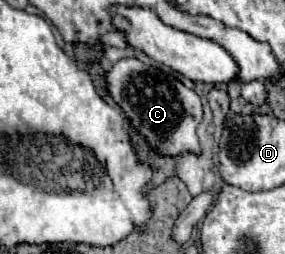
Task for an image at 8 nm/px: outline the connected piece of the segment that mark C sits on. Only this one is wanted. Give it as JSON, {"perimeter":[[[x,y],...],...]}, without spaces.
{"perimeter":[[[124,58],[112,66],[106,74],[106,82],[116,104],[126,112],[132,126],[146,136],[158,154],[178,156],[184,152],[200,152],[196,126],[202,120],[202,102],[200,96],[186,88],[178,78],[168,76],[138,58]]]}

